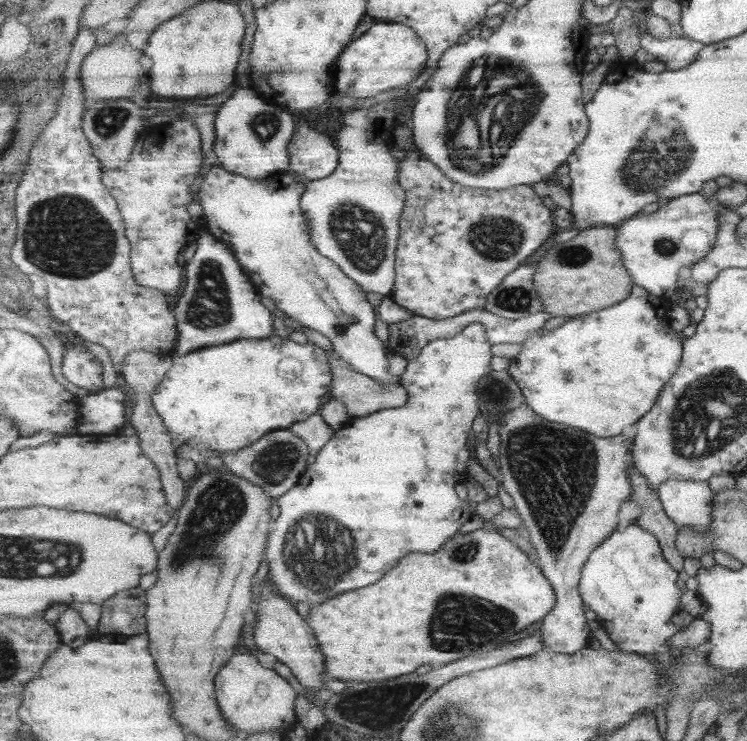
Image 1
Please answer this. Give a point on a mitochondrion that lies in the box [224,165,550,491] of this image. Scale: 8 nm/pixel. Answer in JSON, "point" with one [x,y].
{"point":[357,228]}

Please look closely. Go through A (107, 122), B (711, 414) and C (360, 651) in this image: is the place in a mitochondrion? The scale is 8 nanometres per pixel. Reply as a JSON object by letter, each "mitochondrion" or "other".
{"A":"mitochondrion","B":"mitochondrion","C":"other"}

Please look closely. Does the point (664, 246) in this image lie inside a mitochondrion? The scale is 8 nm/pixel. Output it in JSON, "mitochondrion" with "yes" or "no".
{"mitochondrion":"yes"}

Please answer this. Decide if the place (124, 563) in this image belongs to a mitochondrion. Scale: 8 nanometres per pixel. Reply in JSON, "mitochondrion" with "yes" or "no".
{"mitochondrion":"no"}

